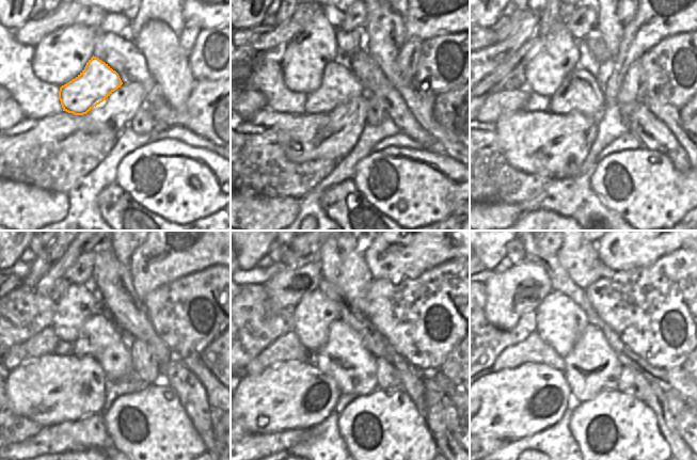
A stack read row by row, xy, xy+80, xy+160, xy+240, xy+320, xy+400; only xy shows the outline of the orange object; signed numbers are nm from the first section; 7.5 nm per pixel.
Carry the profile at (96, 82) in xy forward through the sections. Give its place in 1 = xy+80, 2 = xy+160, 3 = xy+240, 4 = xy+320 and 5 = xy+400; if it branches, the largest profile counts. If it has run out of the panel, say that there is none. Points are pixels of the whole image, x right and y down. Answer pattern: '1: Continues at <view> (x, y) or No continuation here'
1: Continues at xy+80 (338, 85)
2: Continues at xy+160 (580, 91)
3: Continues at xy+240 (99, 337)
4: Continues at xy+320 (344, 358)
5: Continues at xy+400 (591, 366).

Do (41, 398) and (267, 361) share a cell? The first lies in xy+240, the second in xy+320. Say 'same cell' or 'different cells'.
different cells

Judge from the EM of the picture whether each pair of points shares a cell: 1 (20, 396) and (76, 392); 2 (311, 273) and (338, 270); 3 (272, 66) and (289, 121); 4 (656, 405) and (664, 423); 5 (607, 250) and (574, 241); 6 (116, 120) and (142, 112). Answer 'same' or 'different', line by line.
1: same
2: different
3: different
4: same
5: different
6: different

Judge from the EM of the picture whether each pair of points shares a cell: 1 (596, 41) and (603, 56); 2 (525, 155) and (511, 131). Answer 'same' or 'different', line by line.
1: same
2: same

